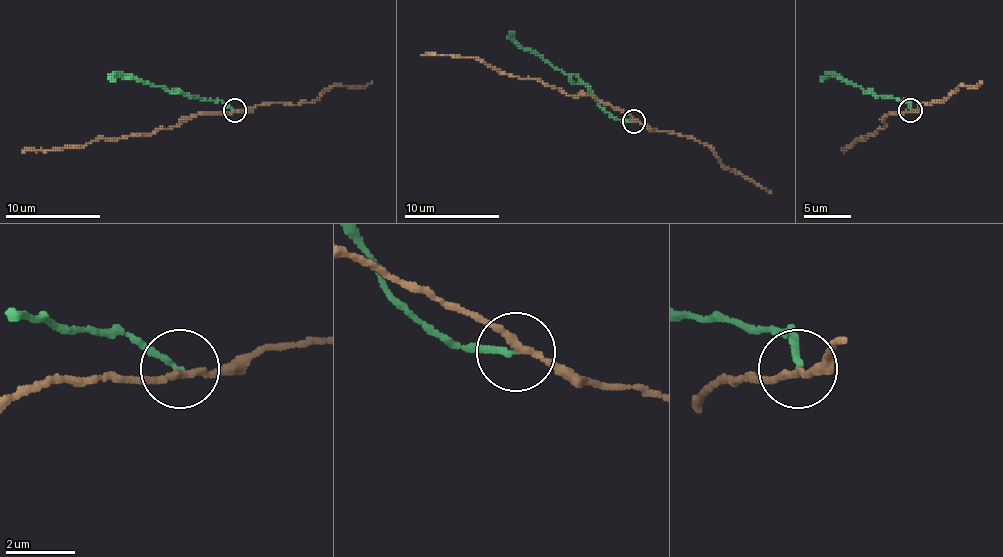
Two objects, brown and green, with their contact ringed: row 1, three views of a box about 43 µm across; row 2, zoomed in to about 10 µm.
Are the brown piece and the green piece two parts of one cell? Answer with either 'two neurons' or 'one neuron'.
two neurons

